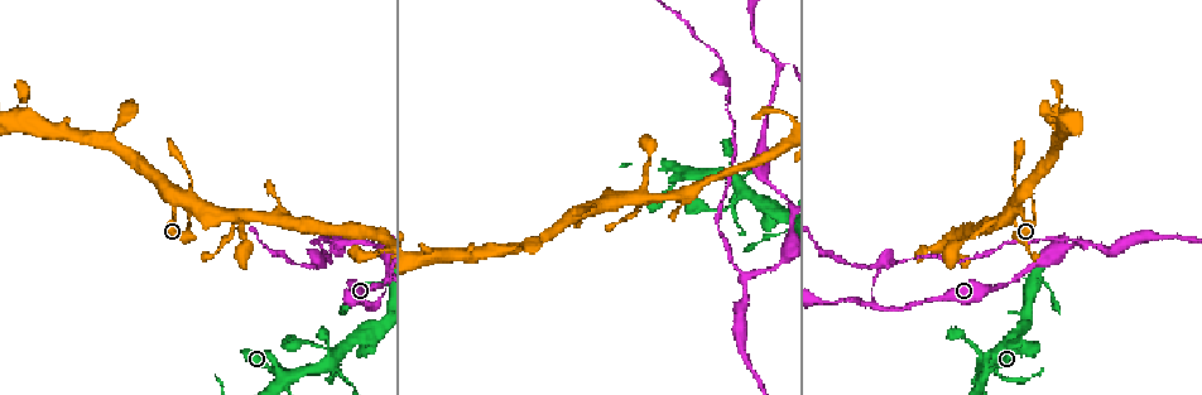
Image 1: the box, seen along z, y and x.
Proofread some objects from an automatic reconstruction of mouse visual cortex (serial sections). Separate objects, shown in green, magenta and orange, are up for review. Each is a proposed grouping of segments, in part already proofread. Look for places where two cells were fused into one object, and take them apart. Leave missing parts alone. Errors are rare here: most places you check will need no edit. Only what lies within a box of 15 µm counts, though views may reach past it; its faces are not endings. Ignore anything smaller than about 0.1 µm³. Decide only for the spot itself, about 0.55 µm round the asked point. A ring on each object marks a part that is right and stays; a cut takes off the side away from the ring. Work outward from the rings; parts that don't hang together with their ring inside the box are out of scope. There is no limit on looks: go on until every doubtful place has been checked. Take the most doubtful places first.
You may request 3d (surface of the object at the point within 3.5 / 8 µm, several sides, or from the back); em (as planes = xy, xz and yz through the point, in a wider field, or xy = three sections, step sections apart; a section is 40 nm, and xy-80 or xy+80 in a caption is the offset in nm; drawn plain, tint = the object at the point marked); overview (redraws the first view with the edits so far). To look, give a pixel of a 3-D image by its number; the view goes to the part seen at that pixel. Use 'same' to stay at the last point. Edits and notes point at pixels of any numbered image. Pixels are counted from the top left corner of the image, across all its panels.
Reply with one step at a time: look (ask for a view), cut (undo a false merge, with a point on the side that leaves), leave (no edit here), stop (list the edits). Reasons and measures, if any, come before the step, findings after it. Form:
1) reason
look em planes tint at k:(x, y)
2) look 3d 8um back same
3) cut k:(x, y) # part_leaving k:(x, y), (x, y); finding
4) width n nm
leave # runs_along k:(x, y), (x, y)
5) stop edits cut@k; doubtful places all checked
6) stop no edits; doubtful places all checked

small branch off a trunk
look 3d 8um at 1:(372, 306)

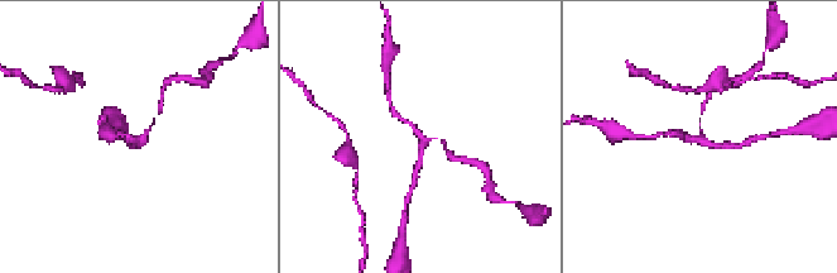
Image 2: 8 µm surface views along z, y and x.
closer look
look 3d 3.5um back at 2:(139, 145)

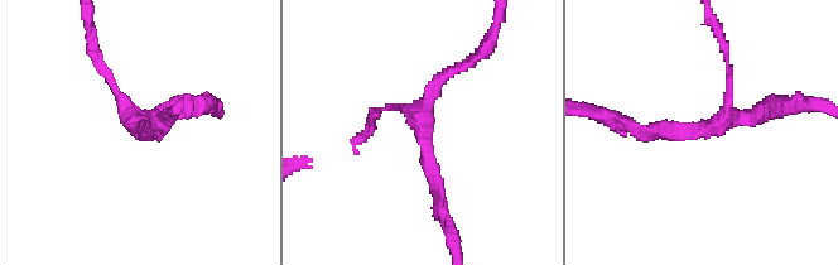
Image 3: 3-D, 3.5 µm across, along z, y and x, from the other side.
arms 3; arm_widths 100, 200, 200 nm
leave # runs_along 3:(640, 131), (696, 131), (776, 105); all the same cell

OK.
abrupt turn
look 3d 3.5um back at 1:(281, 373)

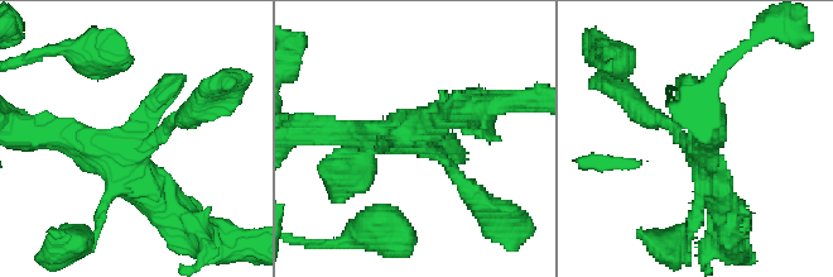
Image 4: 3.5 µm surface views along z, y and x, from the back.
now the EM
look em xy step 3 tint at 4:(416, 141)

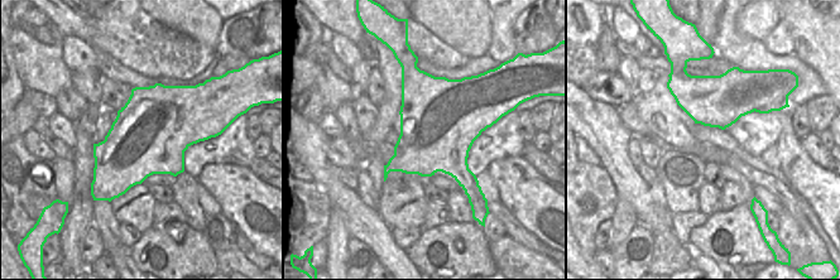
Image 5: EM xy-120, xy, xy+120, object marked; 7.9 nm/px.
cut it another way
look em planes tint same

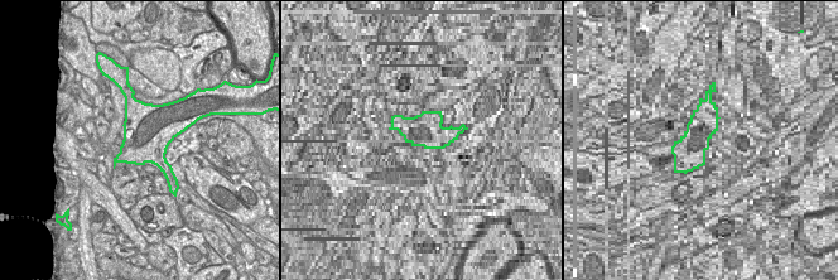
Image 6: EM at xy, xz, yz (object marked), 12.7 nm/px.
leave # runs_along 4:(476, 195), (418, 141), (336, 134); one cell here

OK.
sharp bend
look 3d 3.5um at 1:(340, 244)

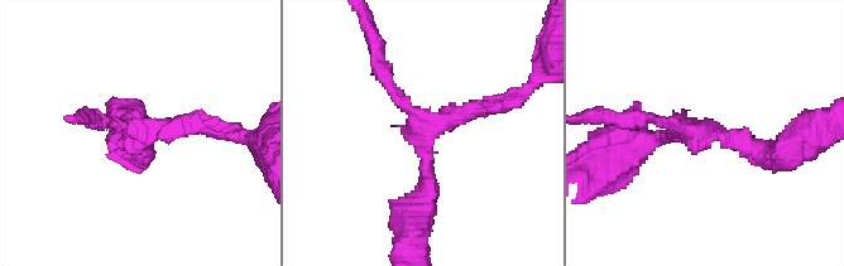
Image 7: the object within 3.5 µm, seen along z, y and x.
leave # runs_along 7:(509, 101), (432, 124), (421, 201); one cell here

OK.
sudden change in width
look 3d 8um at 1:(864, 266)

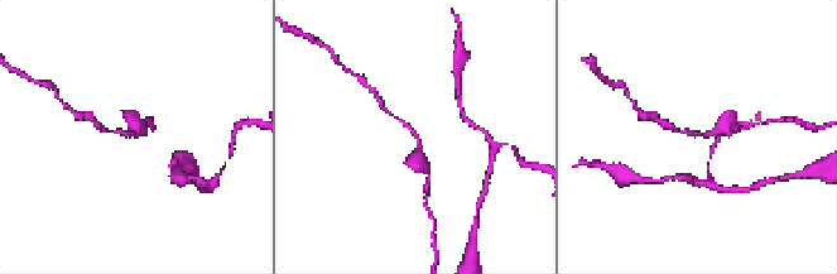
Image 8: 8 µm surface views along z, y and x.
arm_widths 100, 350 nm
look em xy step 5 tint at 8:(133, 134)

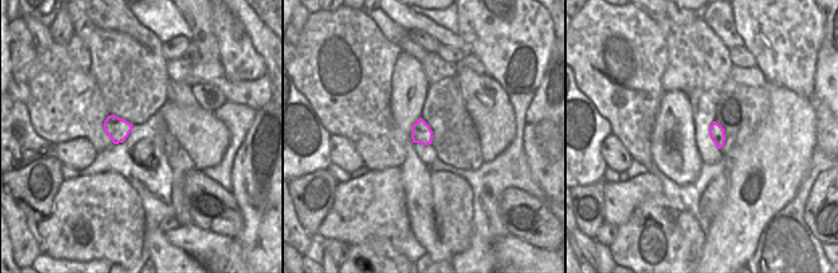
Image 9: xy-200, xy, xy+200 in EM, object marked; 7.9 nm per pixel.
leave # runs_along 8:(423, 167), (417, 135), (386, 110); all the same cell

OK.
stop no edits; doubtful places all checked

